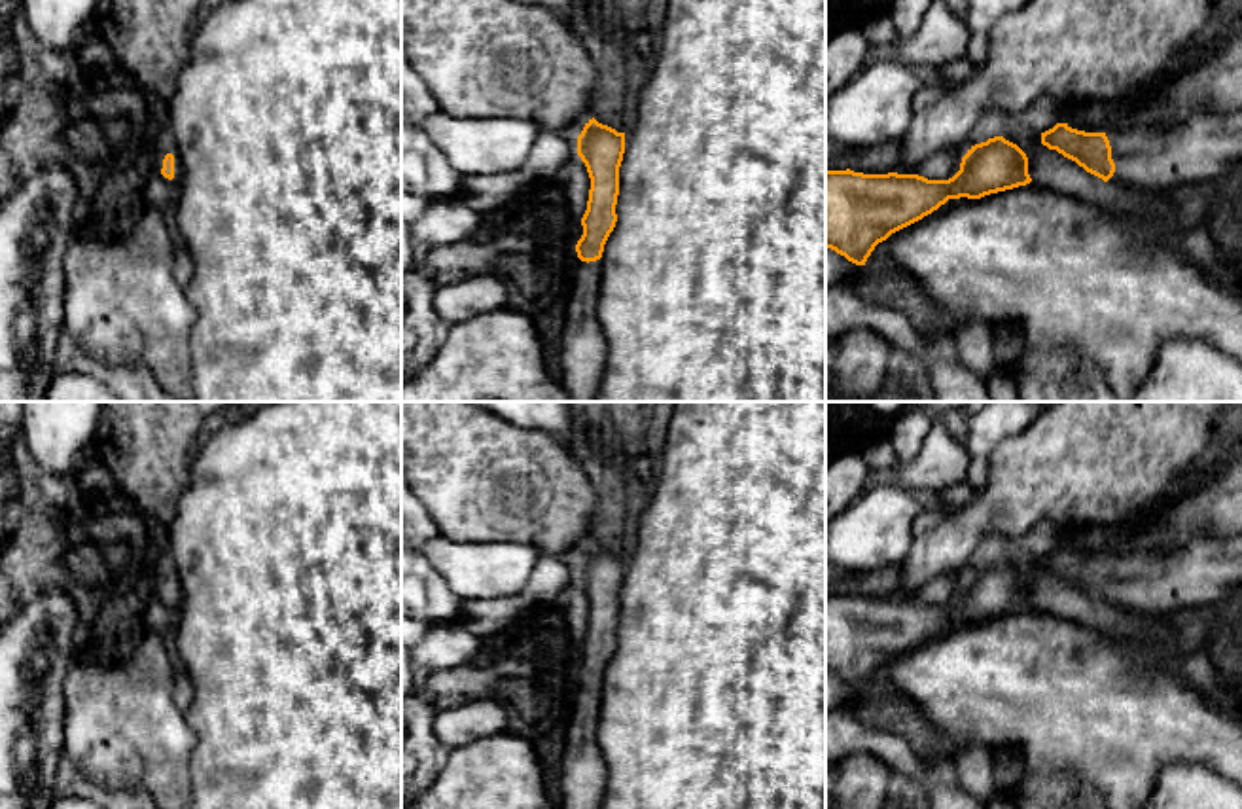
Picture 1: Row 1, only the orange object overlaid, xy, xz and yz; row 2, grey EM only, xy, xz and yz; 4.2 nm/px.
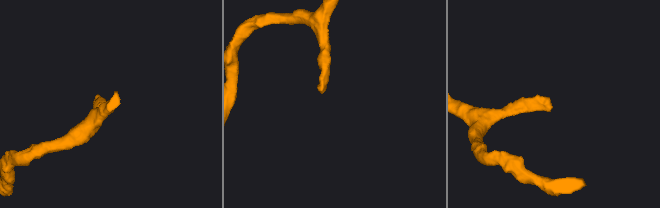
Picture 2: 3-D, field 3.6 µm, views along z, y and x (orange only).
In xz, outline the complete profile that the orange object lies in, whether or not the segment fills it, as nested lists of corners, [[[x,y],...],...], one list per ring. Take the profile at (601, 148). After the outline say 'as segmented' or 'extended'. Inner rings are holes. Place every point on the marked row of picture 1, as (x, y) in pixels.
[[[589,119],[577,136],[577,155],[591,178],[583,235],[576,244],[579,263],[572,280],[566,320],[555,337],[559,345],[560,385],[572,402],[594,402],[606,366],[606,339],[596,320],[602,279],[602,252],[615,227],[619,167],[625,133]]] | extended

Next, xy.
[[[169,129],[157,136],[151,157],[155,161],[155,176],[159,176],[167,186],[174,188],[182,176],[182,159]]] | extended

